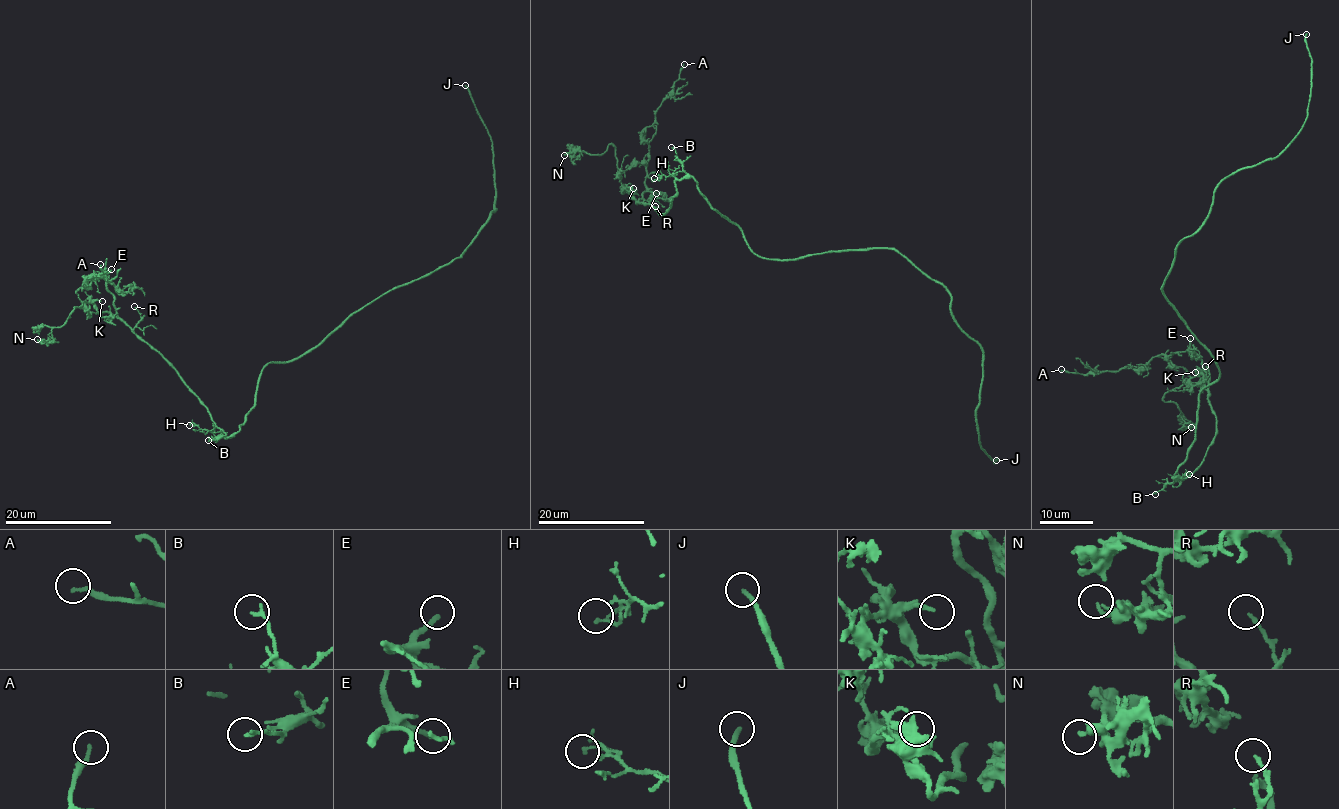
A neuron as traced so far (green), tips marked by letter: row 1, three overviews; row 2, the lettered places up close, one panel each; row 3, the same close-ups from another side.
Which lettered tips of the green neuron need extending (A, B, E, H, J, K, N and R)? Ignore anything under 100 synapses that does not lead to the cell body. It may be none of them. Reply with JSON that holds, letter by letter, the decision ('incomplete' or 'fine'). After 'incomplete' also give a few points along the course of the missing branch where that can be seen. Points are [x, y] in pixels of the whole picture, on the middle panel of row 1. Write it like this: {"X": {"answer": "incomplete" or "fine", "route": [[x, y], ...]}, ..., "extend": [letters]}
{"A": {"answer": "fine"}, "B": {"answer": "fine"}, "E": {"answer": "fine"}, "H": {"answer": "fine"}, "J": {"answer": "incomplete", "route": [[996, 460], [995, 474], [1010, 476]]}, "K": {"answer": "fine"}, "N": {"answer": "fine"}, "R": {"answer": "fine"}, "extend": ["J"]}

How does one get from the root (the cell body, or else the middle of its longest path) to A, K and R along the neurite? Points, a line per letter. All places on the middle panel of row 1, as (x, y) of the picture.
A: (757, 254), (691, 177), (676, 180), (663, 215), (636, 203), (647, 190), (644, 133), (684, 64)
K: (757, 254), (742, 231), (709, 204), (691, 177), (676, 180), (671, 206), (663, 215), (622, 192), (633, 188)
R: (757, 254), (742, 231), (709, 204), (691, 177), (676, 180), (671, 206), (663, 215), (643, 202), (655, 206)

